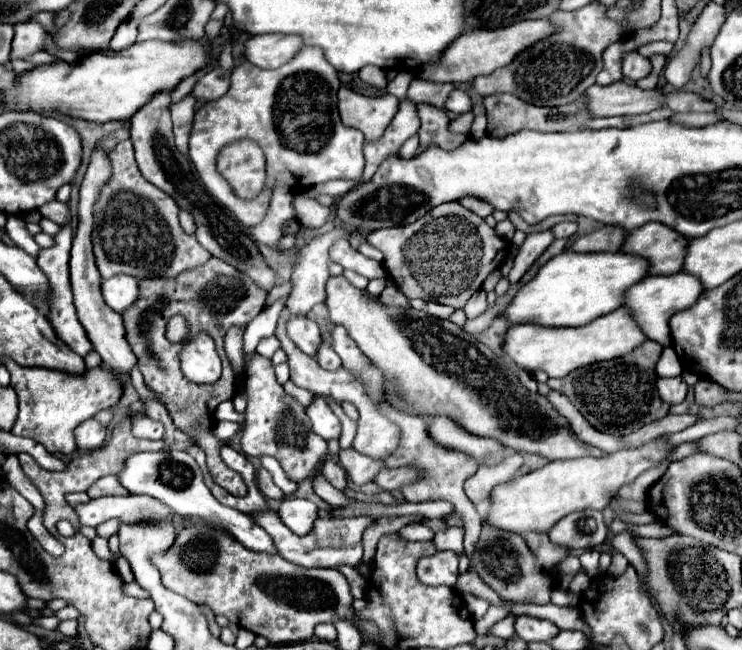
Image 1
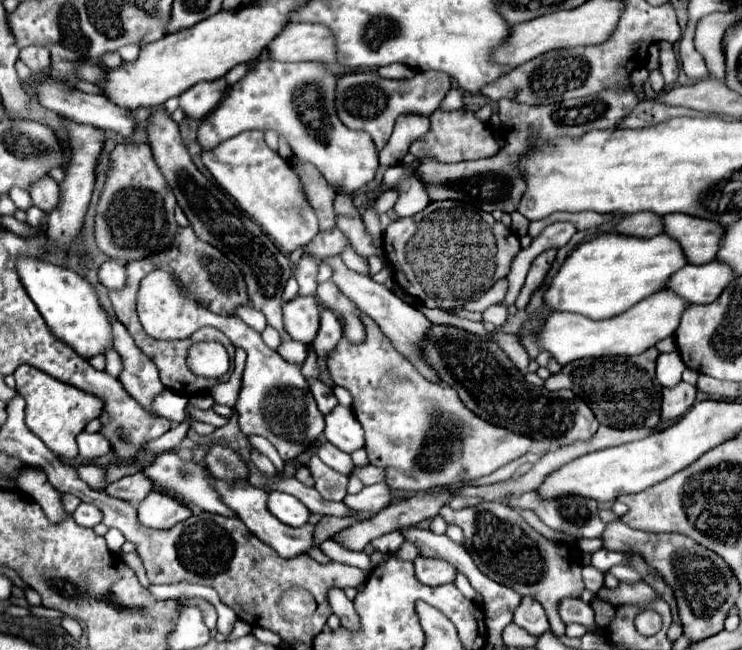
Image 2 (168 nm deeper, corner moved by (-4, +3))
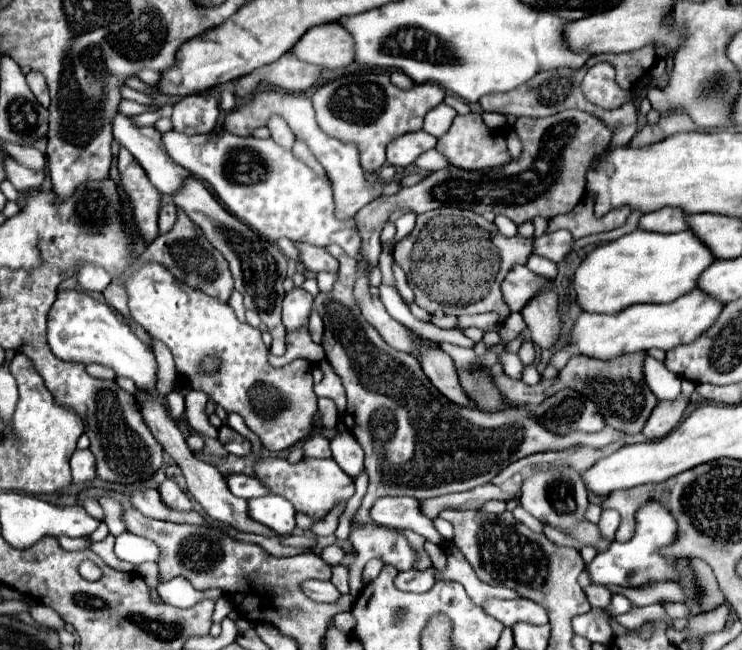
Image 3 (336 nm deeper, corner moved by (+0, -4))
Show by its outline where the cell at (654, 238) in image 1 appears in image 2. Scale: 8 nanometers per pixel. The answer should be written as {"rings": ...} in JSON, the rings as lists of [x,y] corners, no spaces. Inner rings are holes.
{"rings":[[[677,213],[663,217],[663,233],[671,235],[671,239],[681,243],[683,255],[687,255],[687,263],[691,265],[703,265],[715,259],[723,231],[723,225],[695,219],[691,215]]]}

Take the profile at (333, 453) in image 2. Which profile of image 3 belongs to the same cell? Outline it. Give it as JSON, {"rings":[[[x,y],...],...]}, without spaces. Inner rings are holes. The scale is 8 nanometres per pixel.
{"rings":[[[311,434],[303,444],[303,452],[309,458],[331,458],[329,438],[325,438],[321,434]]]}

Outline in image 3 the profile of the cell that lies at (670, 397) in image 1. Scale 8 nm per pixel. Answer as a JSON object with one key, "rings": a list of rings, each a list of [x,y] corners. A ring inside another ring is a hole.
{"rings":[[[679,396],[675,402],[659,402],[655,410],[651,412],[647,424],[643,426],[641,434],[647,440],[657,440],[657,438],[667,436],[679,424],[681,414],[687,408],[687,404],[689,404],[689,398],[685,396]]]}

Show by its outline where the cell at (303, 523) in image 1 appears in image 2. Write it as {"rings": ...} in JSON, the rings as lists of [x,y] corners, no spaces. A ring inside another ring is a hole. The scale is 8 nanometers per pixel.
{"rings":[[[273,491],[269,493],[269,511],[285,525],[291,527],[301,527],[303,523],[309,521],[311,511],[293,495]]]}

